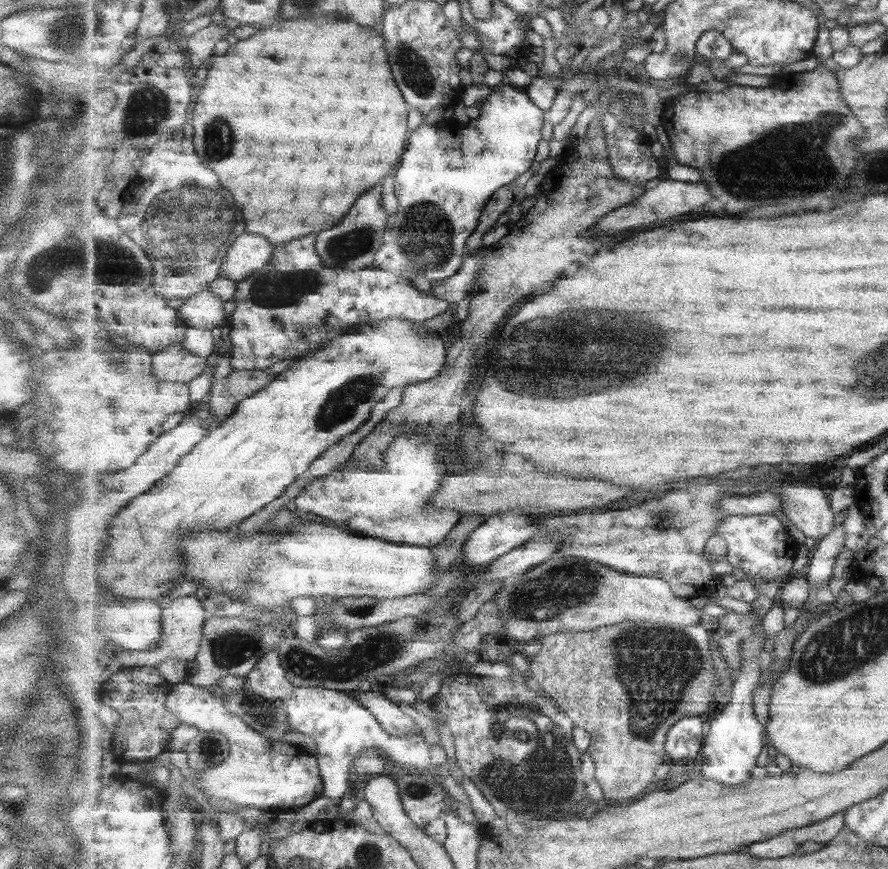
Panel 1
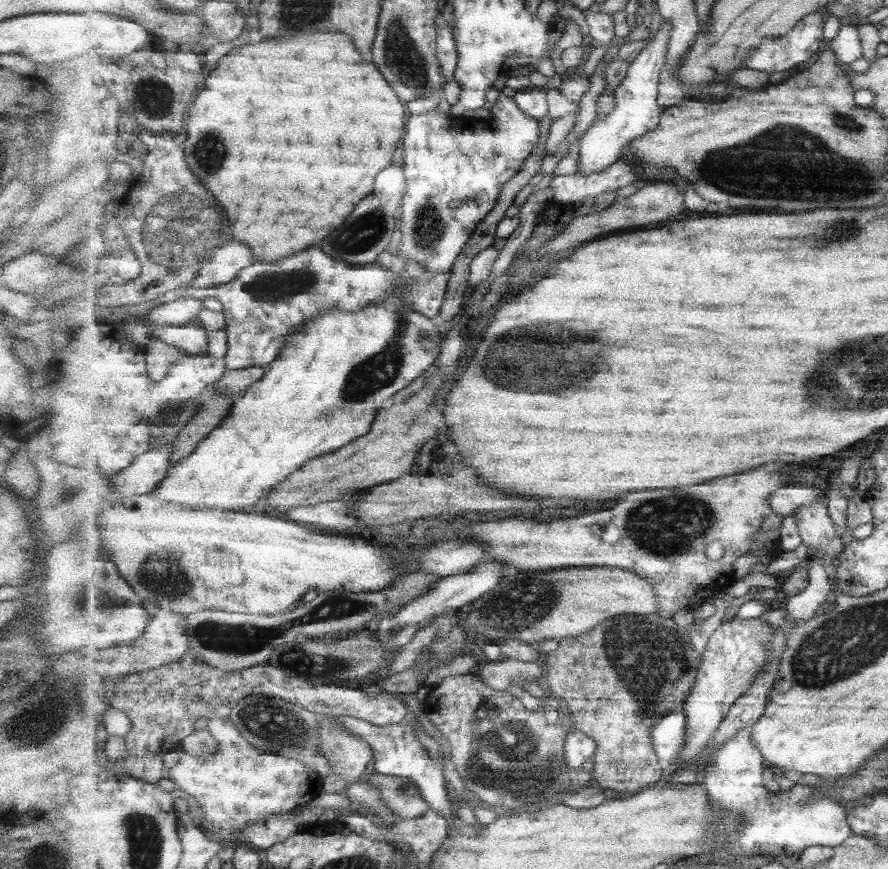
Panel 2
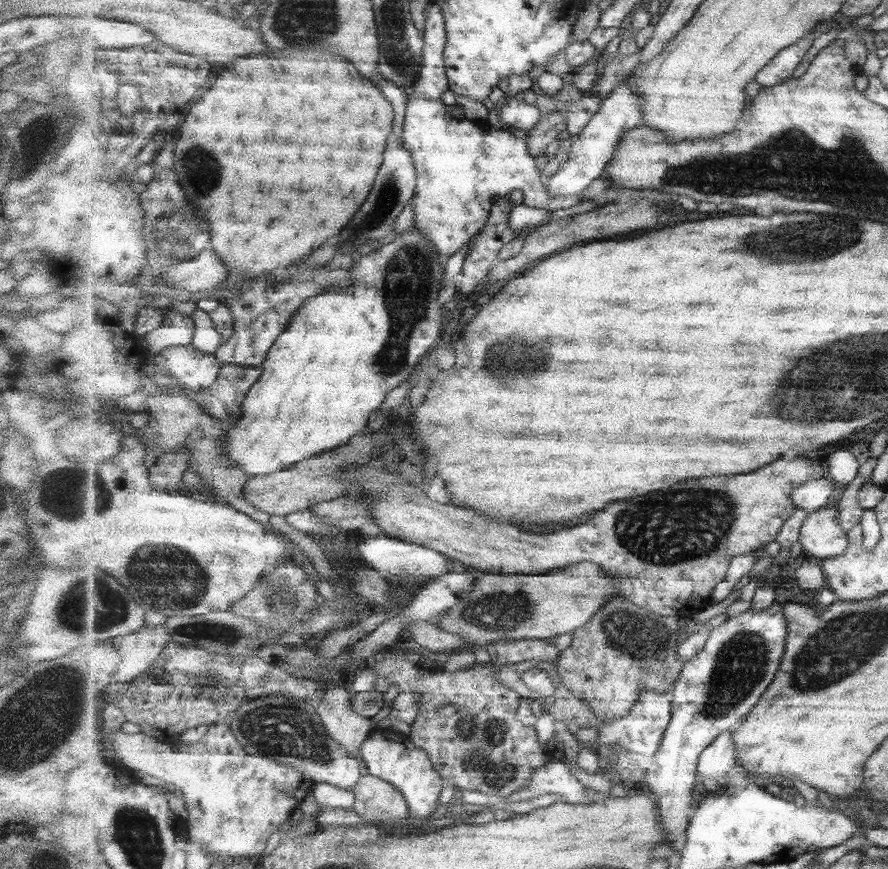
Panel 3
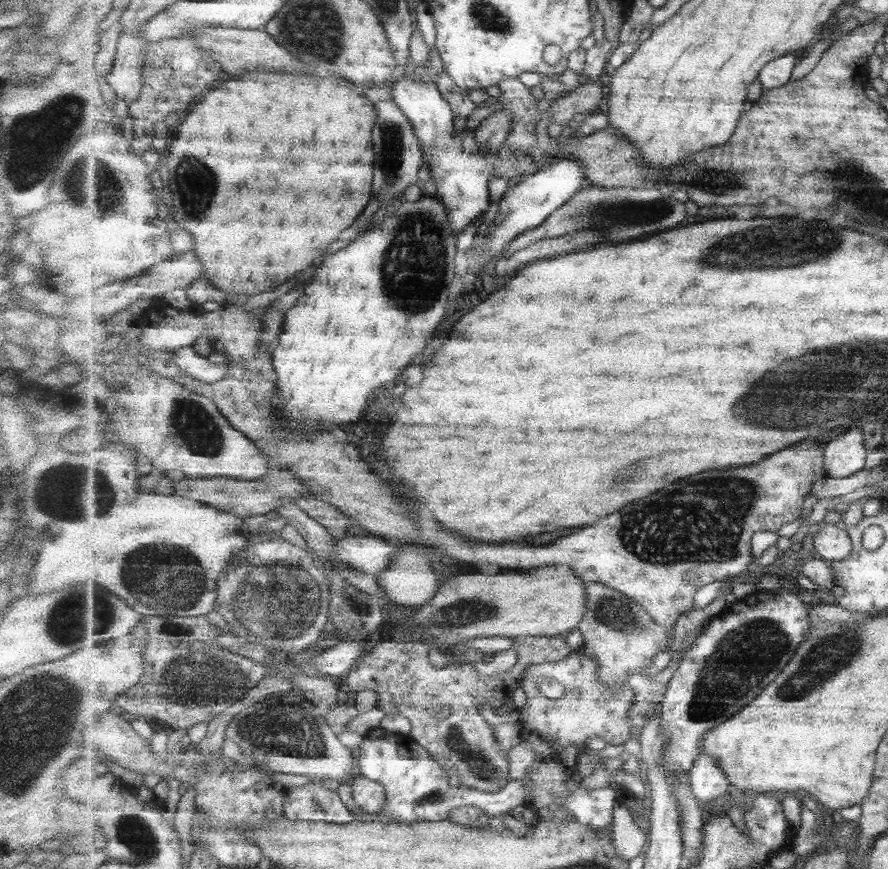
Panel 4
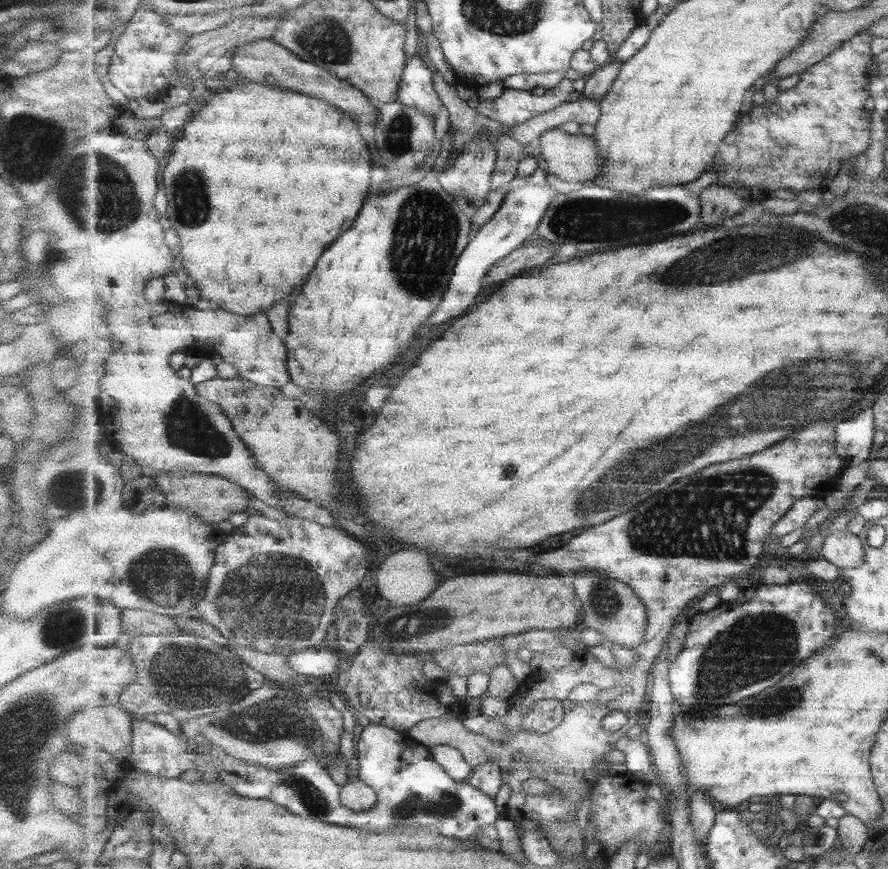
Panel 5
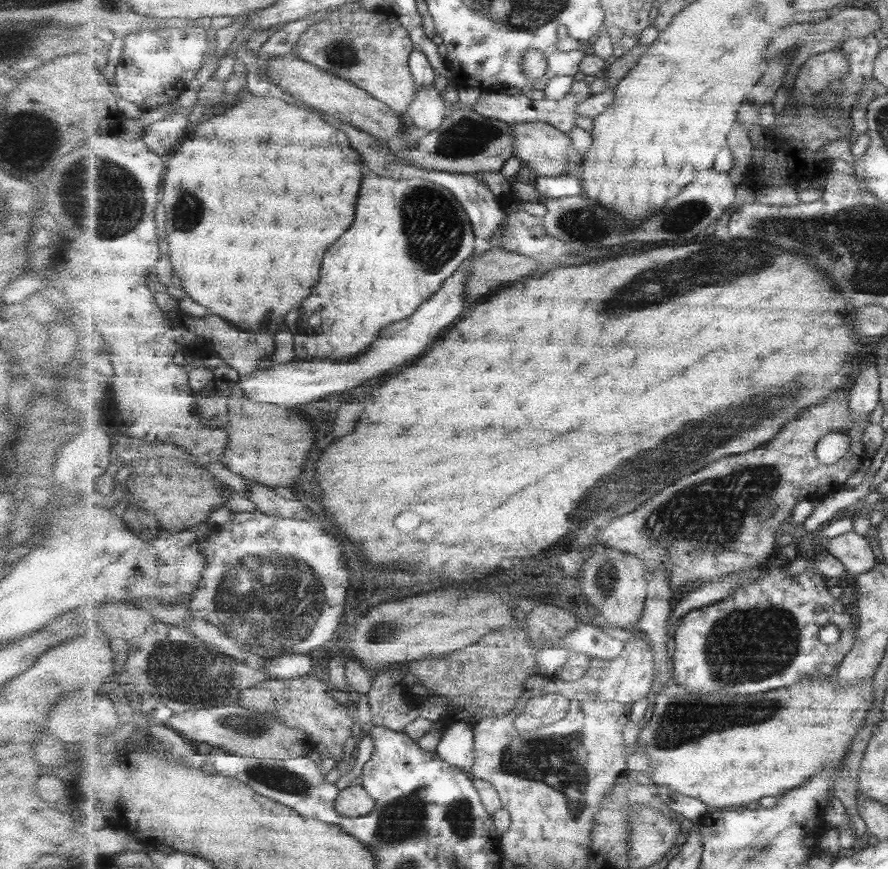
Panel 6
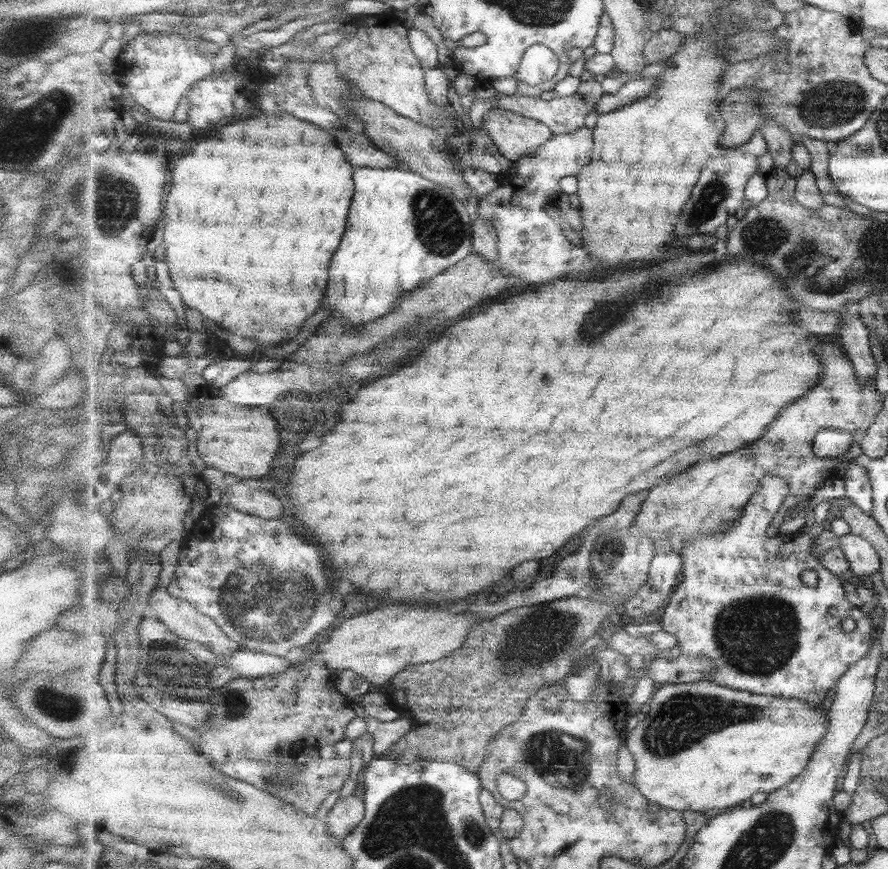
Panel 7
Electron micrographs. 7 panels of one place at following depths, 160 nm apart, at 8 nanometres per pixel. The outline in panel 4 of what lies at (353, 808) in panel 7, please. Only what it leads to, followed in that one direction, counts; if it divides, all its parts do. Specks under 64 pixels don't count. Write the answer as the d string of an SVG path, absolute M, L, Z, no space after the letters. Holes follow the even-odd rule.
M357 776L350 782L353 798L357 806L363 810L367 818L379 815L386 807L386 788L379 782Z

